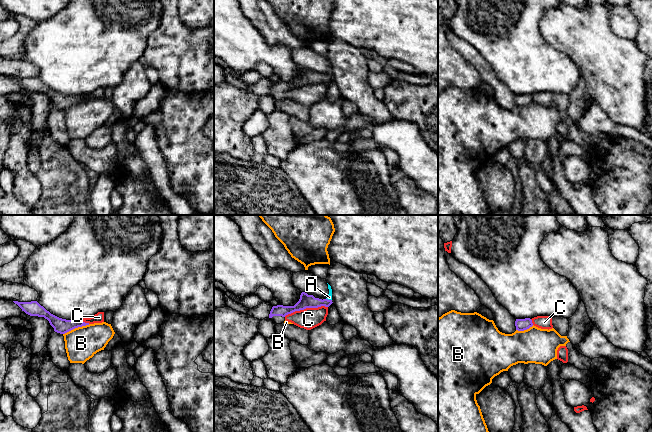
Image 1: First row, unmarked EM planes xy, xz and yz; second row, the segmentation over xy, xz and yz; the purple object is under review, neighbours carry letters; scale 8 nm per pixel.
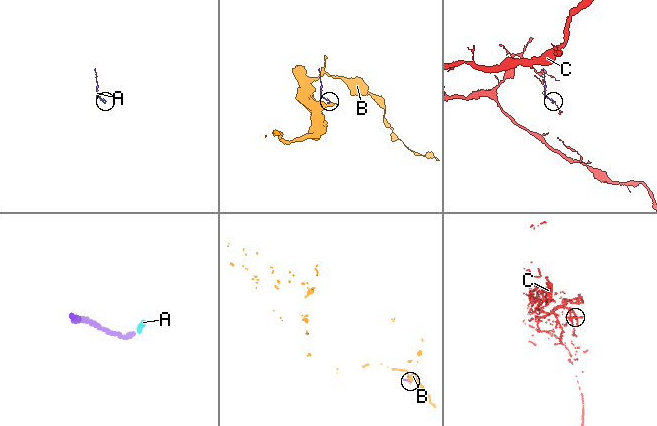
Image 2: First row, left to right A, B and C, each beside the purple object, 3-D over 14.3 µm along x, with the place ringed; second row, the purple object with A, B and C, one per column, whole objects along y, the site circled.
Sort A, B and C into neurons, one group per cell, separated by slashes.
A / B / C

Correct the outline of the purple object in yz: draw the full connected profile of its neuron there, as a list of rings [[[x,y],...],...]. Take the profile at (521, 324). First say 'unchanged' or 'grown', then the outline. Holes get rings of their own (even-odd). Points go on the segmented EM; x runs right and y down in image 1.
unchanged | [[[530,318],[516,319],[515,321],[516,330],[524,331],[533,326],[532,320]]]

